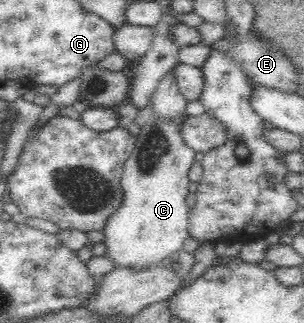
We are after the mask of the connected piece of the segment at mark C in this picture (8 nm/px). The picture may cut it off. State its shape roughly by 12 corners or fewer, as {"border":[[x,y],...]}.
{"border":[[186,112],[141,126],[123,206],[102,242],[116,267],[189,238]]}

